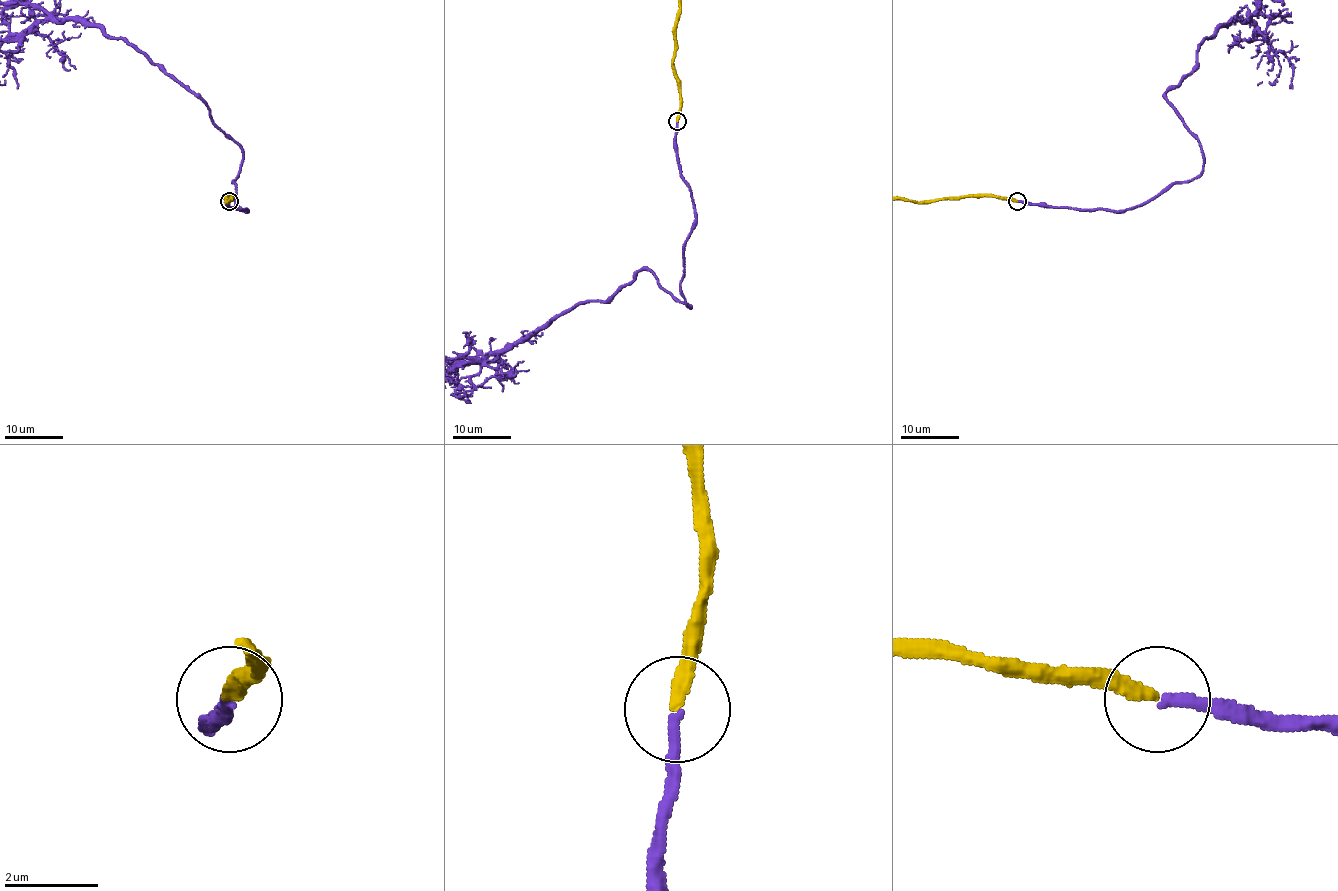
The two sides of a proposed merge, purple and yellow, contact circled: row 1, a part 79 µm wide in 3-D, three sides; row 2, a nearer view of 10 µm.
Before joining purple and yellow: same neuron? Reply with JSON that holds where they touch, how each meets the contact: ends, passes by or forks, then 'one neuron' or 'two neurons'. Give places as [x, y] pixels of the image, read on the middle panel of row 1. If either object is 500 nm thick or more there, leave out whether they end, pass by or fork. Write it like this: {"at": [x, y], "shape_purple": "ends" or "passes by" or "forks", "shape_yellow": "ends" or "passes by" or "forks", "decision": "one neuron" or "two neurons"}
{"at": [677, 121], "shape_purple": "ends", "shape_yellow": "ends", "decision": "one neuron"}

